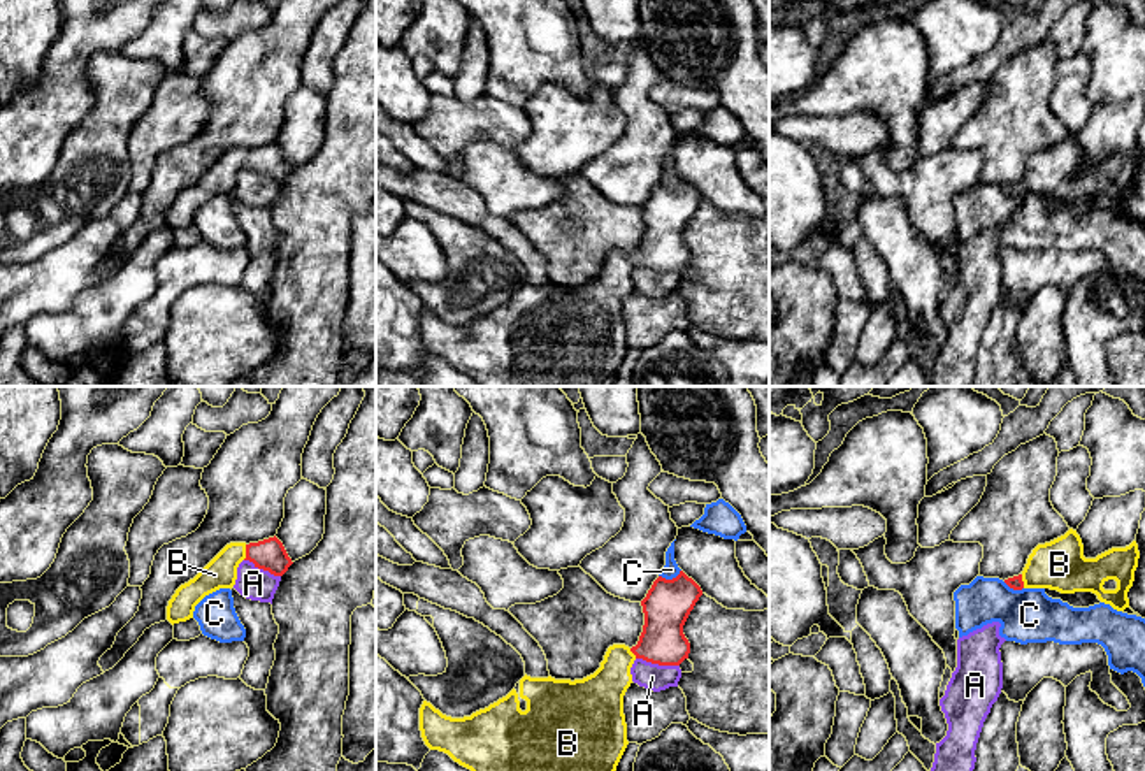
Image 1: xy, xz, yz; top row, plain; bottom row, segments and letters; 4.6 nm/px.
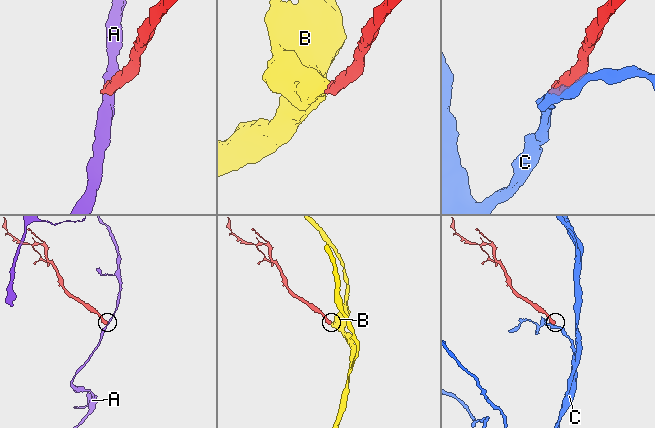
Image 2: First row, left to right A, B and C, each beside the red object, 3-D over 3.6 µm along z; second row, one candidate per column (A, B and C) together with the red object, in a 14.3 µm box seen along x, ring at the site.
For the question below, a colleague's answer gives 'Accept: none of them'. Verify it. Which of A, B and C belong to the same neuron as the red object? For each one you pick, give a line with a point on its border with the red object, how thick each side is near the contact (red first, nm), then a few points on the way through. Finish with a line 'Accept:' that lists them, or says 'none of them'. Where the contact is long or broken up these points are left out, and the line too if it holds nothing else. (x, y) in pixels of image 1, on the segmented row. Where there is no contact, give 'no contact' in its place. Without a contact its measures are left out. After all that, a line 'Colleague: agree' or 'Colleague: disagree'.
B: meets red in xy at (246, 552); 140 nm thick on the red side, 140 nm on the other; runs through xy (269, 554), (246, 552), (222, 571)
Accept: B
Colleague: disagree

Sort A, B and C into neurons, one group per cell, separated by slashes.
A / B / C

